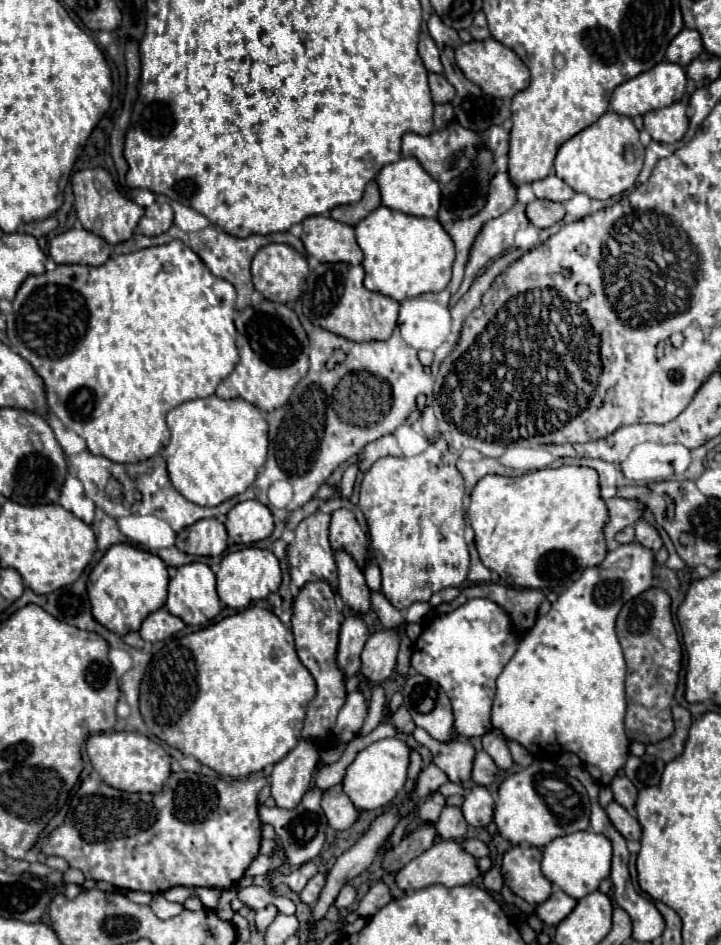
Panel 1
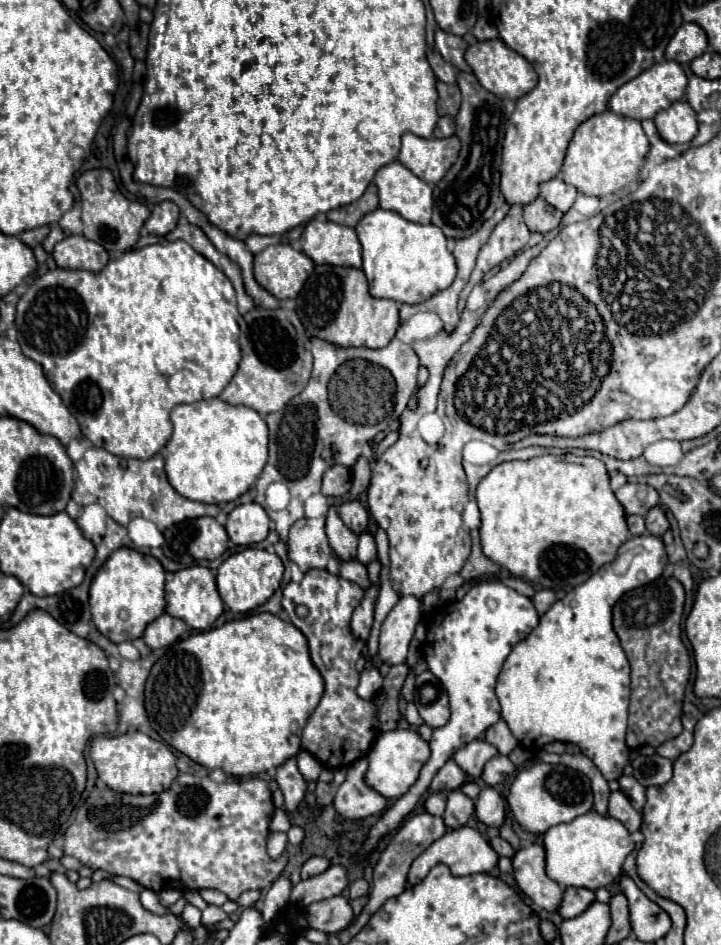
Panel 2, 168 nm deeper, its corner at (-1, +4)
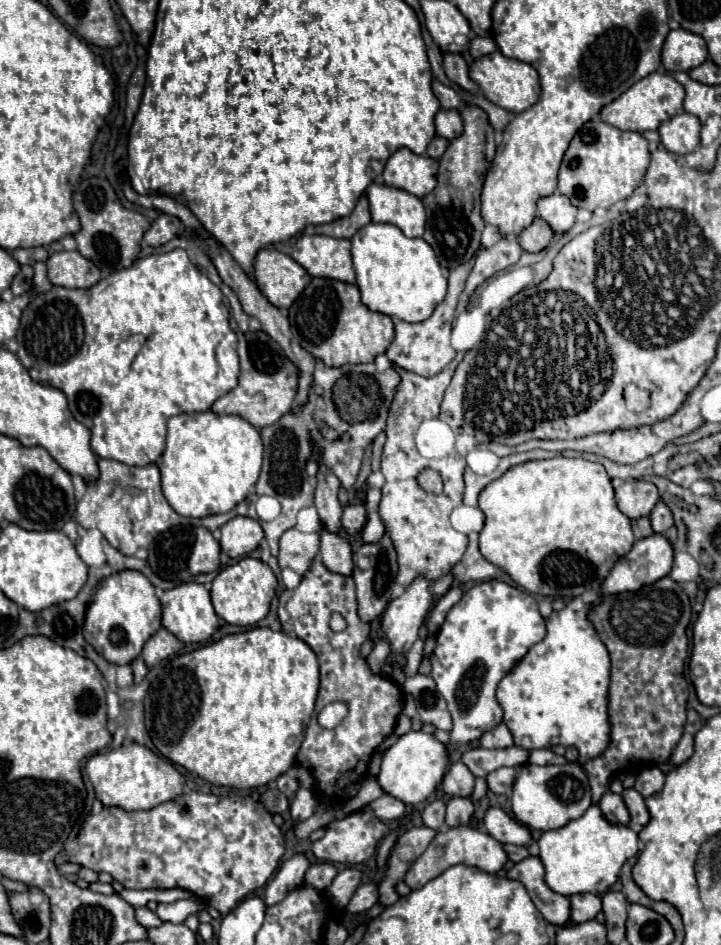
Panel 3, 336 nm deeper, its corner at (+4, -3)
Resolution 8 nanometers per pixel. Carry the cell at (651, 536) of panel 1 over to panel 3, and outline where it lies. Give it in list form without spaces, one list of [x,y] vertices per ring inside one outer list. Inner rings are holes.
[[[660,500],[658,504],[656,504],[656,508],[650,512],[650,522],[652,522],[652,530],[656,532],[656,534],[664,534],[672,524],[674,524],[674,520],[672,520],[672,512],[670,512],[670,508]]]

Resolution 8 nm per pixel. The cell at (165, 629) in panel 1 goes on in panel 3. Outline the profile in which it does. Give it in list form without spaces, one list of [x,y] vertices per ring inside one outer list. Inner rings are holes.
[[[160,628],[156,634],[150,636],[150,640],[144,644],[142,648],[142,658],[146,662],[148,668],[160,664],[164,658],[168,656],[176,656],[178,652],[182,652],[182,642],[170,634],[166,628]]]

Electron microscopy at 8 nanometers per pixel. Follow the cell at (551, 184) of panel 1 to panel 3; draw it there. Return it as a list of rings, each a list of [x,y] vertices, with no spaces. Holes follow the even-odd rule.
[[[554,192],[538,200],[538,216],[544,218],[550,224],[550,228],[558,234],[564,234],[572,228],[576,210],[578,208],[570,202],[570,198],[560,192]]]

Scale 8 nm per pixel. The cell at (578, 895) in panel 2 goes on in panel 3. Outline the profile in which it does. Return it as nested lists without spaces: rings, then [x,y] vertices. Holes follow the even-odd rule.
[[[572,894],[570,896],[570,918],[576,924],[584,920],[592,920],[600,908],[602,908],[602,902],[596,894]]]

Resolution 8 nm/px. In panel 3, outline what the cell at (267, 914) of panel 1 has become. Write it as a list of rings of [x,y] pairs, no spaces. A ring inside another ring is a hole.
[[[296,854],[290,860],[282,862],[282,866],[274,874],[274,878],[264,888],[266,906],[278,904],[280,900],[284,900],[284,896],[288,892],[298,888],[302,884],[302,880],[304,880],[304,872],[306,870],[308,870],[308,860],[302,854]]]

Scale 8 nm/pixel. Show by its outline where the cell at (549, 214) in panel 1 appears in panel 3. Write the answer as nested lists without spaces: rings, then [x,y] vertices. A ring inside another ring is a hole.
[[[540,216],[534,218],[534,222],[522,230],[520,244],[526,252],[540,252],[544,250],[554,238],[554,230],[548,226],[548,222]]]

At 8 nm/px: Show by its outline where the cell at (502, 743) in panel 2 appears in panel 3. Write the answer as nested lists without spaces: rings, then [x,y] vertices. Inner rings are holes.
[[[498,724],[492,732],[486,732],[486,734],[480,738],[480,744],[482,744],[484,748],[510,748],[510,746],[514,746],[512,734],[510,734],[510,730],[506,728],[506,724]]]

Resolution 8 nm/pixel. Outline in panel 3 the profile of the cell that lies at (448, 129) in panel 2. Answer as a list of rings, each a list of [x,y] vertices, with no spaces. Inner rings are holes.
[[[436,136],[432,142],[430,142],[430,146],[428,146],[428,156],[430,158],[436,158],[436,160],[440,160],[440,156],[444,154],[444,150],[448,148],[448,140],[446,138],[442,138],[442,136]]]

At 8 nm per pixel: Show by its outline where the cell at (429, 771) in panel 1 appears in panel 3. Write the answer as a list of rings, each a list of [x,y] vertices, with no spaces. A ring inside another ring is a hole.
[[[462,762],[452,764],[442,780],[442,790],[448,796],[470,796],[472,786],[474,786],[474,776],[468,772],[468,768],[464,768]]]

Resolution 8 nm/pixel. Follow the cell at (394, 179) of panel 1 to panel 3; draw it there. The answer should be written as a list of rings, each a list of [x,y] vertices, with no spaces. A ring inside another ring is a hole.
[[[372,182],[366,196],[370,202],[372,222],[390,222],[408,238],[420,238],[424,234],[426,212],[422,200],[414,194],[384,182]]]

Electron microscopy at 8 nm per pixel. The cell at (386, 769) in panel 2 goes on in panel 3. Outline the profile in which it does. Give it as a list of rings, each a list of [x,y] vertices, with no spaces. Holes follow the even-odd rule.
[[[408,732],[400,736],[396,744],[392,744],[384,752],[380,774],[376,776],[376,780],[384,794],[390,794],[402,800],[404,804],[418,804],[436,790],[436,786],[442,782],[448,764],[450,764],[448,750],[444,748],[442,742],[434,740],[434,736],[426,732]]]

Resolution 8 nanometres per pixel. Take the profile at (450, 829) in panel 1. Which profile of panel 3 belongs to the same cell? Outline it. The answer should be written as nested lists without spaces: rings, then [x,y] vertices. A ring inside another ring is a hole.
[[[450,798],[446,808],[446,826],[464,826],[470,822],[474,804],[470,798]]]

